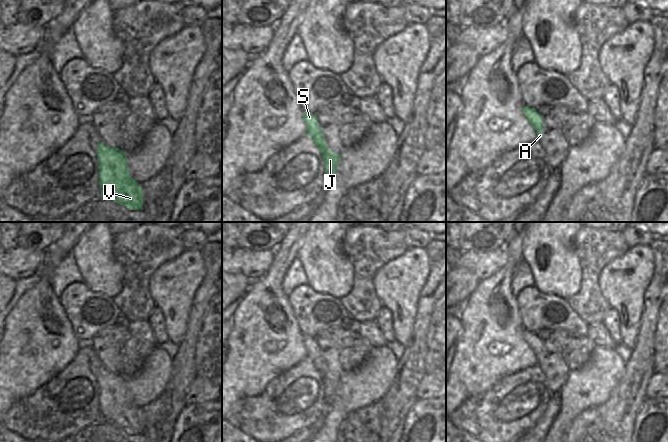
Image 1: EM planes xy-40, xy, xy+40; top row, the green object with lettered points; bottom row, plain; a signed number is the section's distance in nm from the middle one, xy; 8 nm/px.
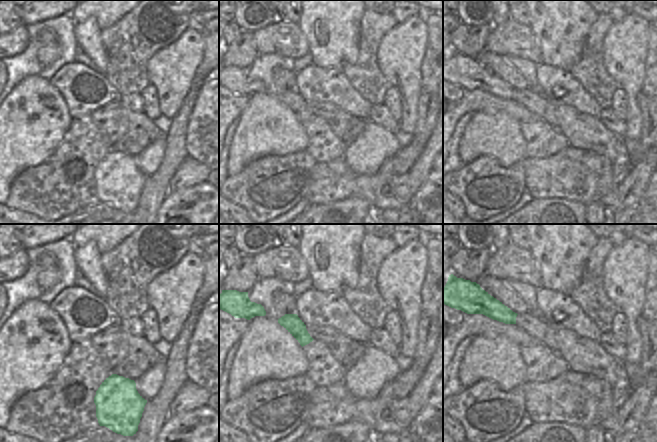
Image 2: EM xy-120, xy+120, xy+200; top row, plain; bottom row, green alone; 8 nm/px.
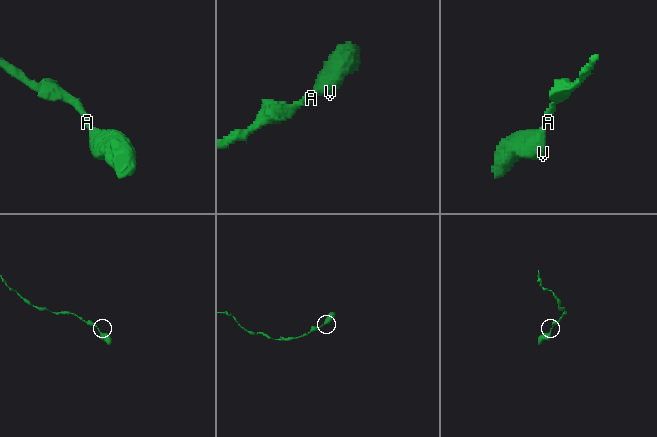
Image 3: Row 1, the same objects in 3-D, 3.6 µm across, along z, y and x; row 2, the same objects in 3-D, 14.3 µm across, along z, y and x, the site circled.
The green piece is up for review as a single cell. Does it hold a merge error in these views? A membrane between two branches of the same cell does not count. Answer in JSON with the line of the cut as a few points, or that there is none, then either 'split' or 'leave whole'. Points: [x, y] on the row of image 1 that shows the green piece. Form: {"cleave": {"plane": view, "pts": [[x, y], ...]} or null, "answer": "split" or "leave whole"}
{"cleave": null, "answer": "leave whole"}

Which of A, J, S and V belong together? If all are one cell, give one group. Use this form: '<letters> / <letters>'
A J S V

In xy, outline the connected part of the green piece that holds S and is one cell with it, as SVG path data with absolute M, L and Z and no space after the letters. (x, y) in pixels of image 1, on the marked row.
M303 112L303 119L307 125L307 134L313 139L315 145L322 153L323 165L325 167L325 187L327 187L337 171L341 154L336 154L327 148L327 143L315 114Z

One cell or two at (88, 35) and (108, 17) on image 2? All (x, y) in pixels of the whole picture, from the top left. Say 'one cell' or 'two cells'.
two cells

